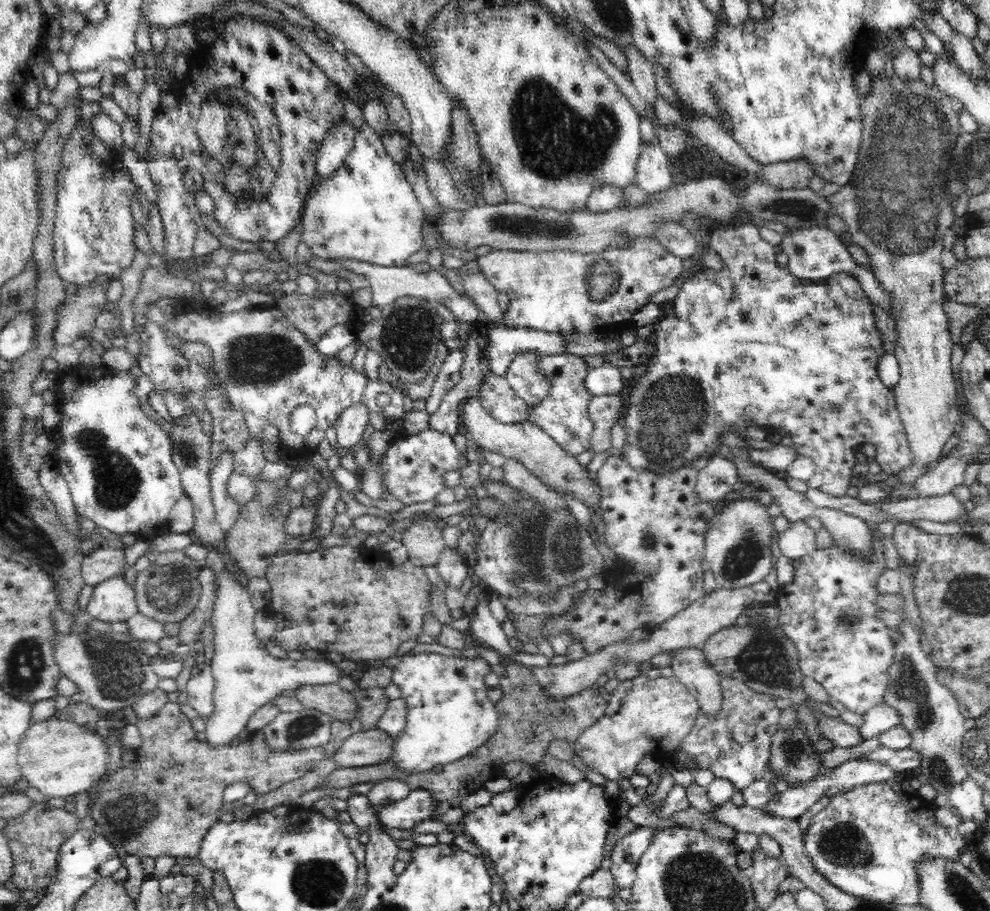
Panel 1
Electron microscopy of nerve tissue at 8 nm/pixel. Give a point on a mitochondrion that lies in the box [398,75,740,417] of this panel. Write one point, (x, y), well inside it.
(531, 225)

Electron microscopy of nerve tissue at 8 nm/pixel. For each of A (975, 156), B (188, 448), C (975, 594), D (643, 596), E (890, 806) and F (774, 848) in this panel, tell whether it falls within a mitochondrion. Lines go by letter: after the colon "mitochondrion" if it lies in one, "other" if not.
A: mitochondrion
B: mitochondrion
C: mitochondrion
D: other
E: other
F: other

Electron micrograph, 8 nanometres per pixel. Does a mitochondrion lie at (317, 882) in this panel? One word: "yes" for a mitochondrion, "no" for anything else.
yes

